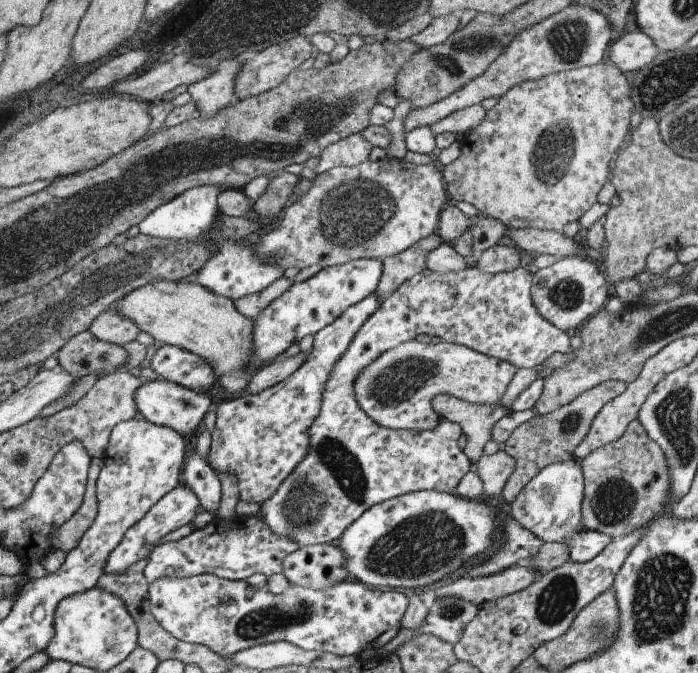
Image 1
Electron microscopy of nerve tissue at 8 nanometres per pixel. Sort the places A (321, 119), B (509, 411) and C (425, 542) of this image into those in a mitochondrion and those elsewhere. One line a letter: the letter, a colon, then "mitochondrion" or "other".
A: mitochondrion
B: other
C: mitochondrion

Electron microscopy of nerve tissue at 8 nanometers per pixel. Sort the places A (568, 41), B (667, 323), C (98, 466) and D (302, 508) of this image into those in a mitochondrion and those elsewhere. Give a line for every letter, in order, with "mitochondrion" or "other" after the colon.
A: mitochondrion
B: mitochondrion
C: other
D: mitochondrion

